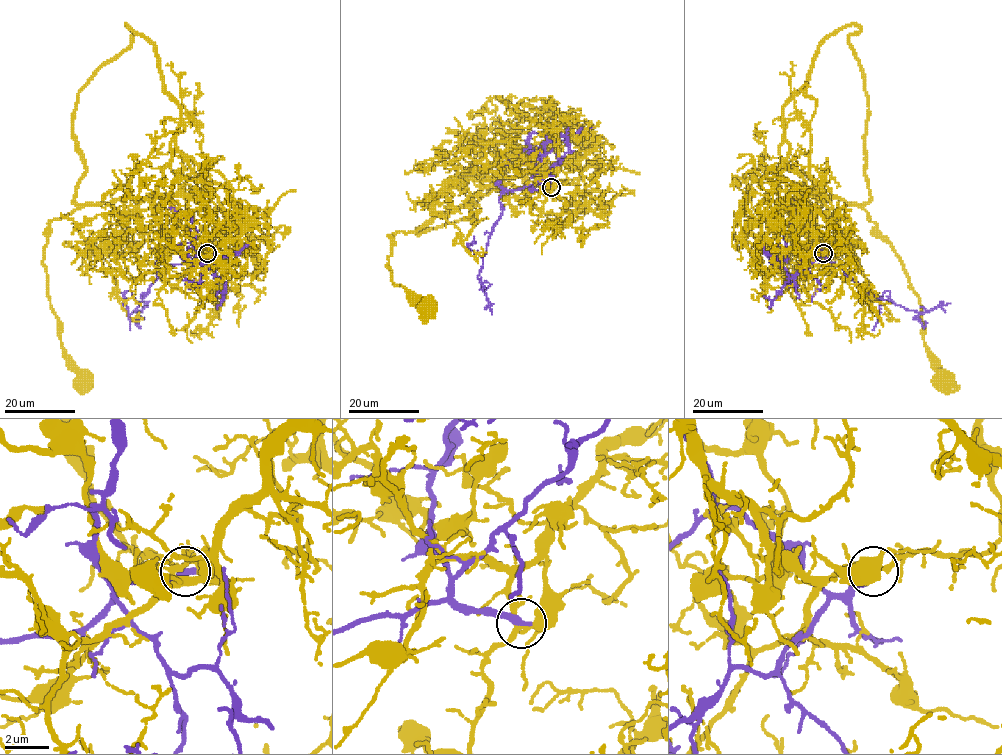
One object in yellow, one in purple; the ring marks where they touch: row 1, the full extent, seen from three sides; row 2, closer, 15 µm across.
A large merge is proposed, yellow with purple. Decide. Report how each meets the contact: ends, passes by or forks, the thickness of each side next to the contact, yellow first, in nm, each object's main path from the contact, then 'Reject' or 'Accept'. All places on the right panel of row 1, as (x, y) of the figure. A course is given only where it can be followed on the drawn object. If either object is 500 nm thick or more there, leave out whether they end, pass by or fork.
At the ring yellow forks. At the ring purple ends. Thickness 240 nm (yellow) against 360 nm. Course of yellow: (823, 253), (843, 248), (840, 208), (815, 194), (867, 213), (919, 299), (930, 365), (945, 380). Course of purple: (823, 253), (819, 258), (822, 264), (835, 263), (869, 293), (909, 311), (922, 313), (950, 304). Reject

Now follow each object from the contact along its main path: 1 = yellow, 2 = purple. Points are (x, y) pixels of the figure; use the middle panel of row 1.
1: (551, 187), (541, 207), (520, 203), (519, 187), (496, 180), (393, 235), (392, 281), (429, 309)
2: (551, 187), (538, 183), (501, 193), (503, 212), (490, 233), (478, 279), (492, 314)

